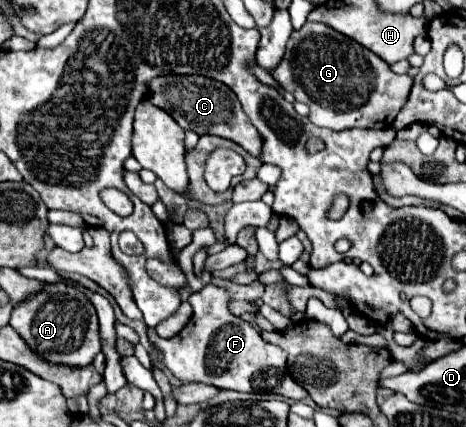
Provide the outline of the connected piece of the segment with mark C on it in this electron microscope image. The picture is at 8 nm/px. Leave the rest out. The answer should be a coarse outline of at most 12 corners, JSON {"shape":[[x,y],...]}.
{"shape":[[164,75],[150,101],[198,135],[260,157],[262,137],[234,91],[200,75]]}

